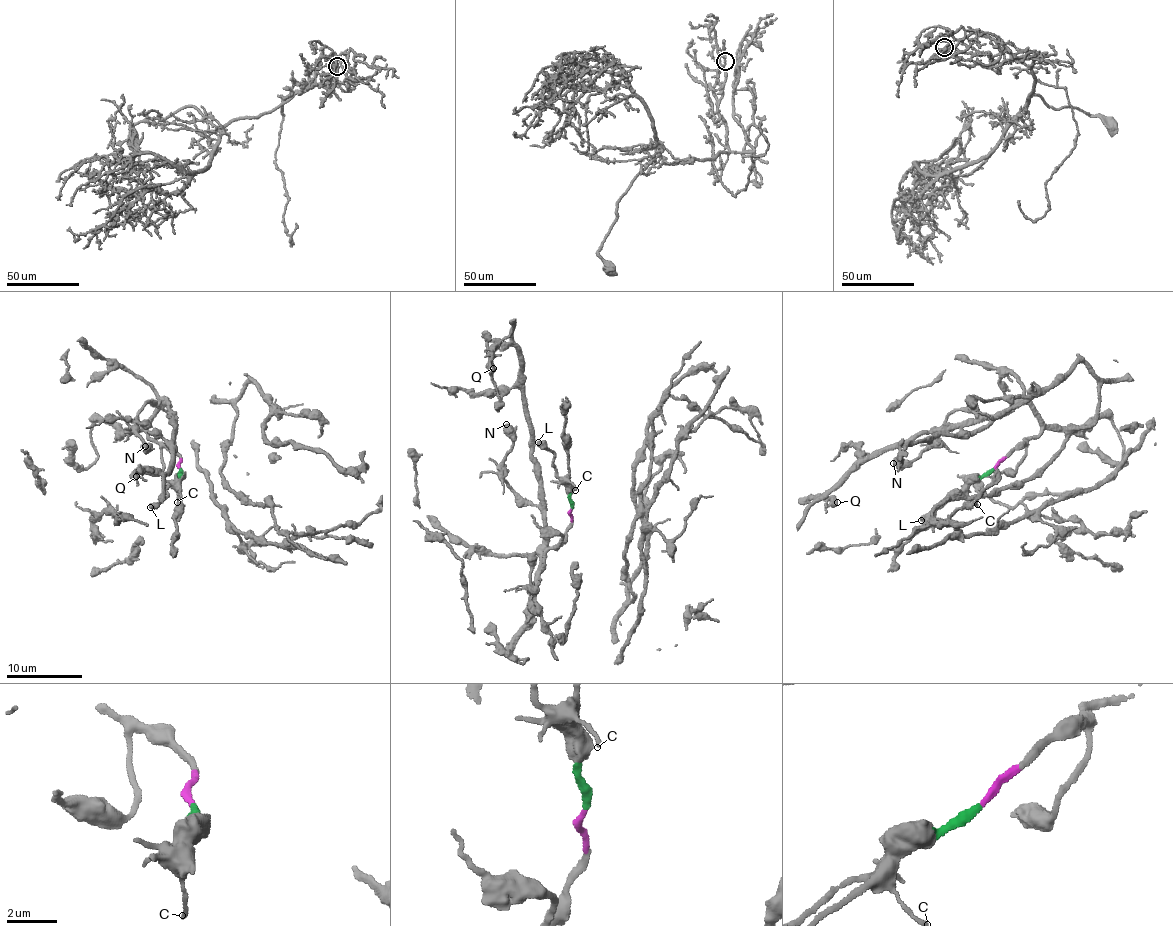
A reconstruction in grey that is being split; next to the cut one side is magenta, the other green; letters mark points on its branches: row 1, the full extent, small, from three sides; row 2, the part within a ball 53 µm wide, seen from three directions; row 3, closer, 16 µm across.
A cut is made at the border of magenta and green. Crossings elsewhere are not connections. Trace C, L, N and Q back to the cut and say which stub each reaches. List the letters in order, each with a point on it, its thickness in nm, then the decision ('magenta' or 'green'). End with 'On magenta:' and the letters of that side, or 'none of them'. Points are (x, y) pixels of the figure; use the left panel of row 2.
C: (177, 502) | 150 nm | green
L: (150, 507) | 550 nm | green
N: (145, 446) | 600 nm | magenta
Q: (136, 476) | 460 nm | magenta
On magenta: N, Q

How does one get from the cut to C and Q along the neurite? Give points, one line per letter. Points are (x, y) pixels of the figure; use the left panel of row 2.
C: (180, 469), (177, 503)
Q: (180, 469), (177, 454), (148, 433), (167, 403), (177, 417), (175, 459), (165, 473), (140, 470), (137, 477)

